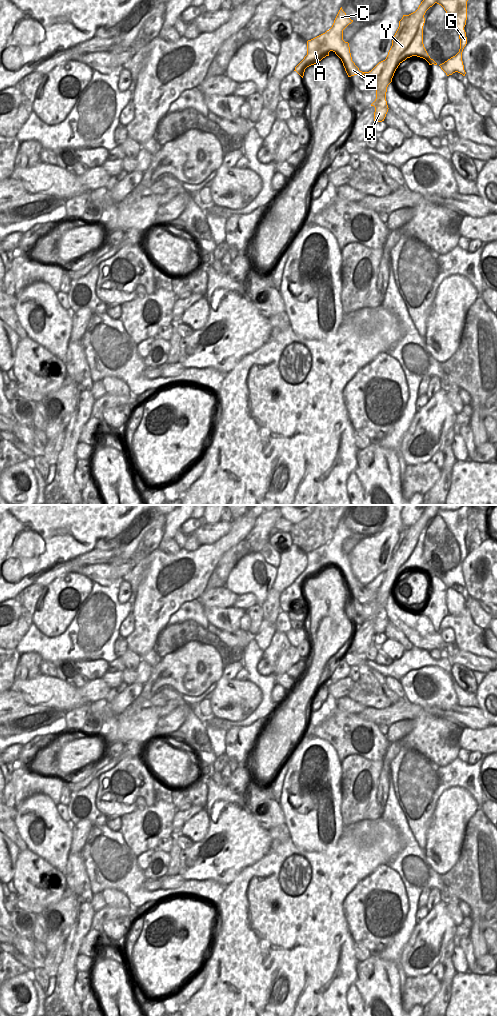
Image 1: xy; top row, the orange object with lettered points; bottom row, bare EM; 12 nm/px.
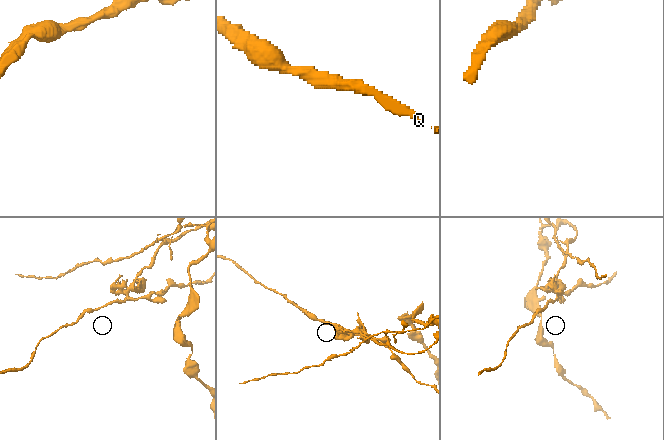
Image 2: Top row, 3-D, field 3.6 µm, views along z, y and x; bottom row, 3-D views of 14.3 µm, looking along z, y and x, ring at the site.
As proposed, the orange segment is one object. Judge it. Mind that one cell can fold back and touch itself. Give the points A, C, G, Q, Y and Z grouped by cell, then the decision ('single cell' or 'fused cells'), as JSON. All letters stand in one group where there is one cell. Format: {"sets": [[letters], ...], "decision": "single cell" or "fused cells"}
{"sets": [["A", "C", "G", "Q", "Y", "Z"]], "decision": "single cell"}

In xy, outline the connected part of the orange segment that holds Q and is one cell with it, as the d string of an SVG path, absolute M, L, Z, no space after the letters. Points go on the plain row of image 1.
M426 505L418 521L409 527L403 527L399 533L399 539L394 547L392 558L386 571L379 574L369 584L360 583L352 573L349 555L343 552L343 542L353 532L346 527L341 519L332 539L325 545L307 553L307 567L295 579L294 583L303 590L307 579L318 575L326 568L329 568L330 563L333 563L341 571L348 589L364 586L376 591L376 611L371 618L375 619L374 633L382 634L389 621L386 613L387 599L392 594L398 578L412 568L425 571L429 577L437 577L430 570L423 556L424 527L435 515L444 520L449 531L457 541L460 551L459 564L439 578L447 588L455 584L465 588L462 564L467 556L464 539L467 532L468 509L467 505L463 505L455 511L440 510L439 505Z

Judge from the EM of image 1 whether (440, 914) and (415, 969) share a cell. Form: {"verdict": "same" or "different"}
{"verdict": "same"}

